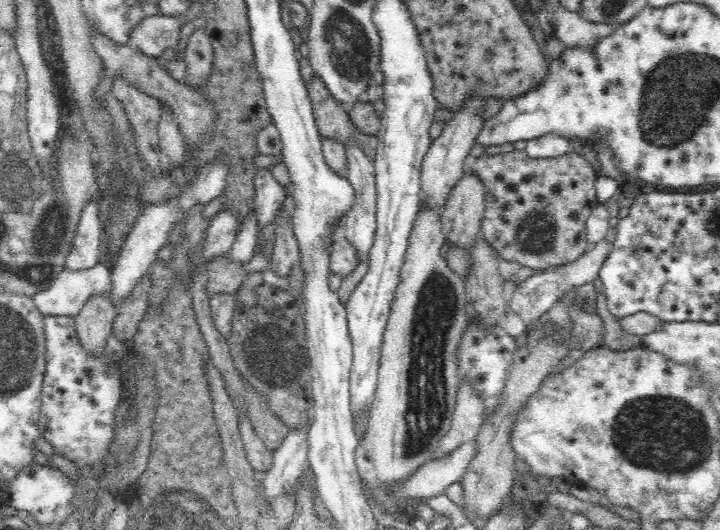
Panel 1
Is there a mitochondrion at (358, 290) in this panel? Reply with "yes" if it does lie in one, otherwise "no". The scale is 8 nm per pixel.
no

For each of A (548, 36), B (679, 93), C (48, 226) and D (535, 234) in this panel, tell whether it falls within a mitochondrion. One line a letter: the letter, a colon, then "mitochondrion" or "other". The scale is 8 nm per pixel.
A: other
B: mitochondrion
C: mitochondrion
D: mitochondrion

